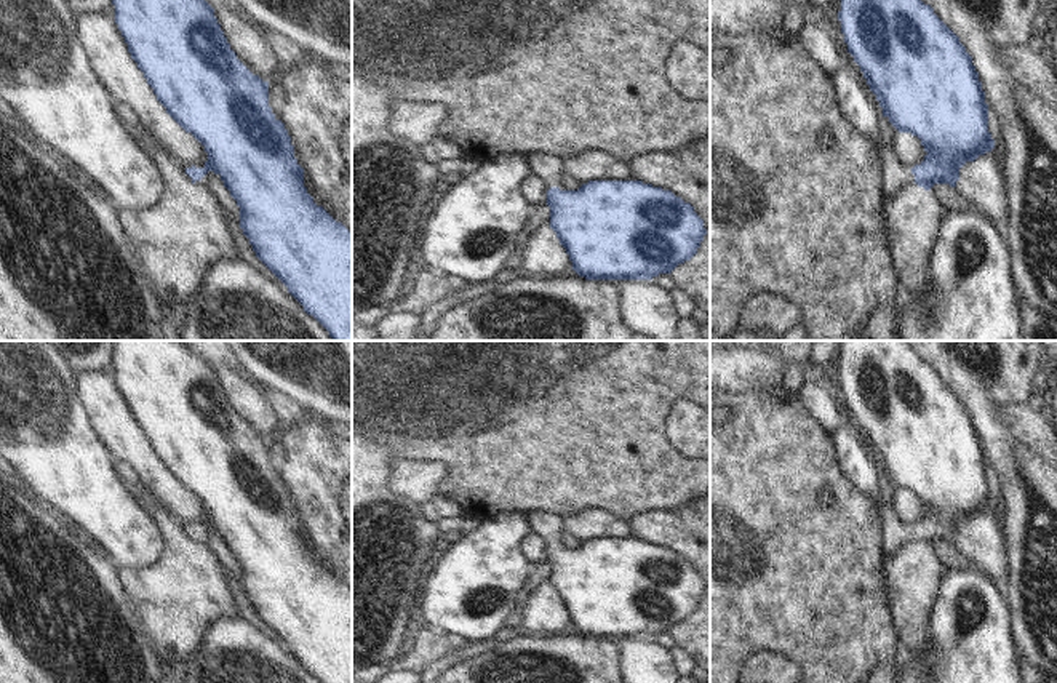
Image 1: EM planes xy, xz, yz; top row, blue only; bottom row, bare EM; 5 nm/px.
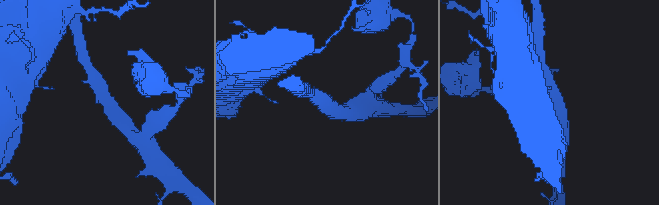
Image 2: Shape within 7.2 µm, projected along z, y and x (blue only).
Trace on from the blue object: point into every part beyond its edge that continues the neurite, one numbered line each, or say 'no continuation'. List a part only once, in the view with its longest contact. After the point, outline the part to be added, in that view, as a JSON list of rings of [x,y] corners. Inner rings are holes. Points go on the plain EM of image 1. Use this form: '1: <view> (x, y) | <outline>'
1: xz (547, 528) | [[[532,510],[526,513],[528,525],[532,536],[537,536],[545,549],[548,545],[558,545],[564,547],[561,542],[561,533],[563,533],[563,520],[558,517],[552,517],[542,510]]]

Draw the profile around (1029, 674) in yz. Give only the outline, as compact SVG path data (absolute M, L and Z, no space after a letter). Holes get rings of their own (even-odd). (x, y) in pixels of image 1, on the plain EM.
M1019 654L1020 680L1022 683L1057 683L1057 677L1031 667L1022 654Z

